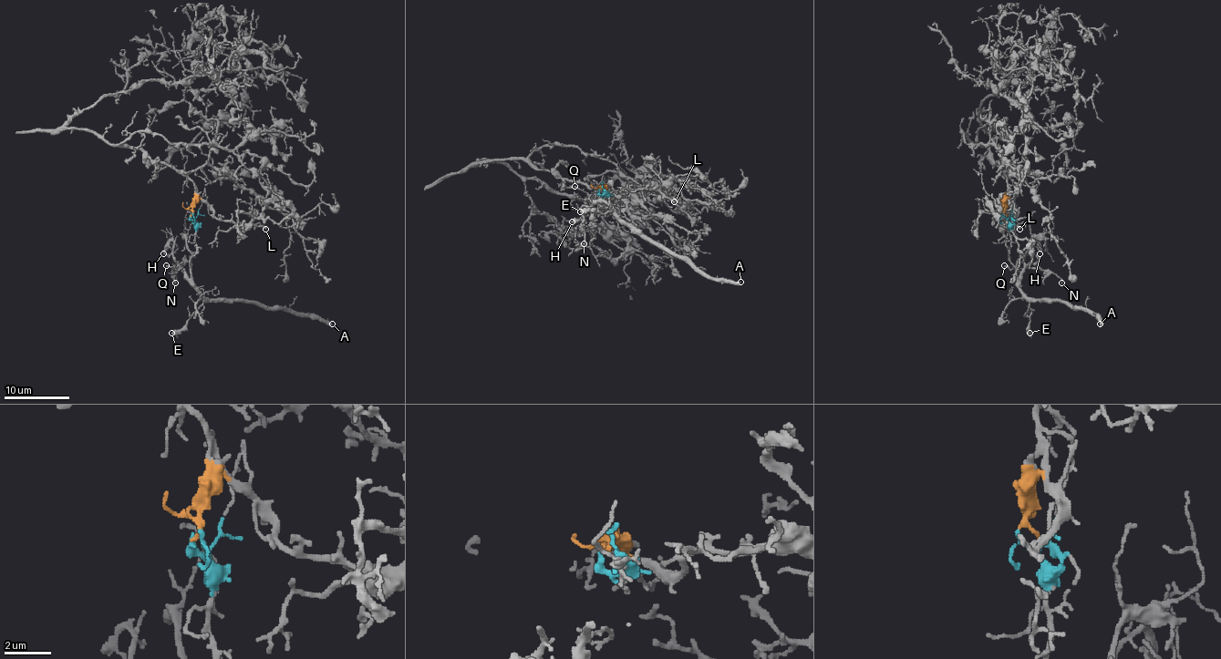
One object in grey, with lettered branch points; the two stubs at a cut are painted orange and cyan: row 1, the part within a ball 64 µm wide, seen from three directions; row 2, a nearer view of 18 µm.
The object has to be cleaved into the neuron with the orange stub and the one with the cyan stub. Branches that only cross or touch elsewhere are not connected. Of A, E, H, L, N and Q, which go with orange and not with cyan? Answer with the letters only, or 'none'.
L

